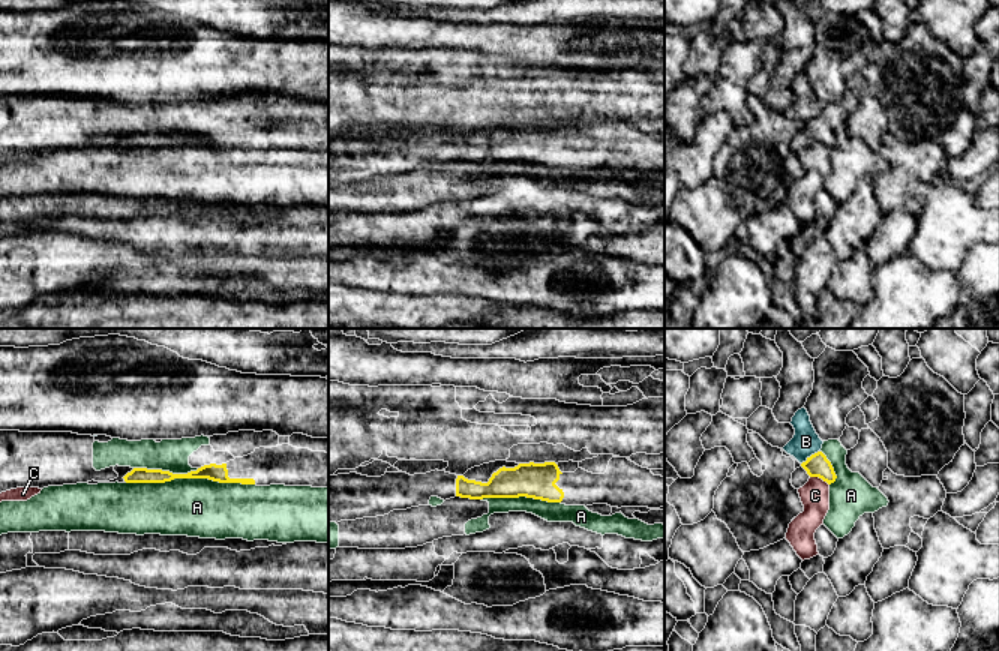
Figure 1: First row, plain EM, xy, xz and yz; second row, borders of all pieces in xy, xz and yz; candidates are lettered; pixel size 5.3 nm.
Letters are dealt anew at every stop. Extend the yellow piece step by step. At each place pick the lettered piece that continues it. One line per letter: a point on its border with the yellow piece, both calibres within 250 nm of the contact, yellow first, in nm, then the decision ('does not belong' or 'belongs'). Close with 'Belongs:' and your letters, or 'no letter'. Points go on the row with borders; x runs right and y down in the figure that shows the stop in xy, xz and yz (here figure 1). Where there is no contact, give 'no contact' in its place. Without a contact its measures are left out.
A: xy (191, 477) | 100/320 nm | does not belong
B: yz (812, 455) | 120/150 nm | does not belong
C: yz (819, 477) | 120/160 nm | does not belong
Belongs: no letter

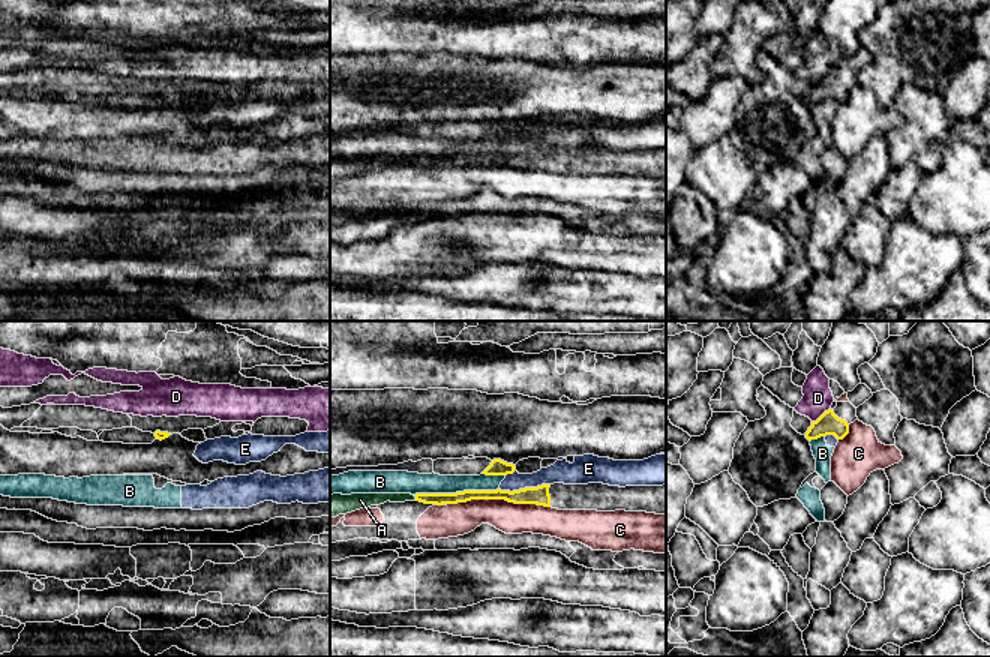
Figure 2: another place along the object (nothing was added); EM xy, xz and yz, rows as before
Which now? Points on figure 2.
A: xz (416, 498) | 60/70 nm | belongs
B: xz (456, 492) | 60/120 nm | does not belong
C: xz (498, 498) | 100/170 nm | does not belong
D: yz (822, 414) | 120/160 nm | does not belong
E: xz (525, 488) | 100/120 nm | does not belong
Belongs: A

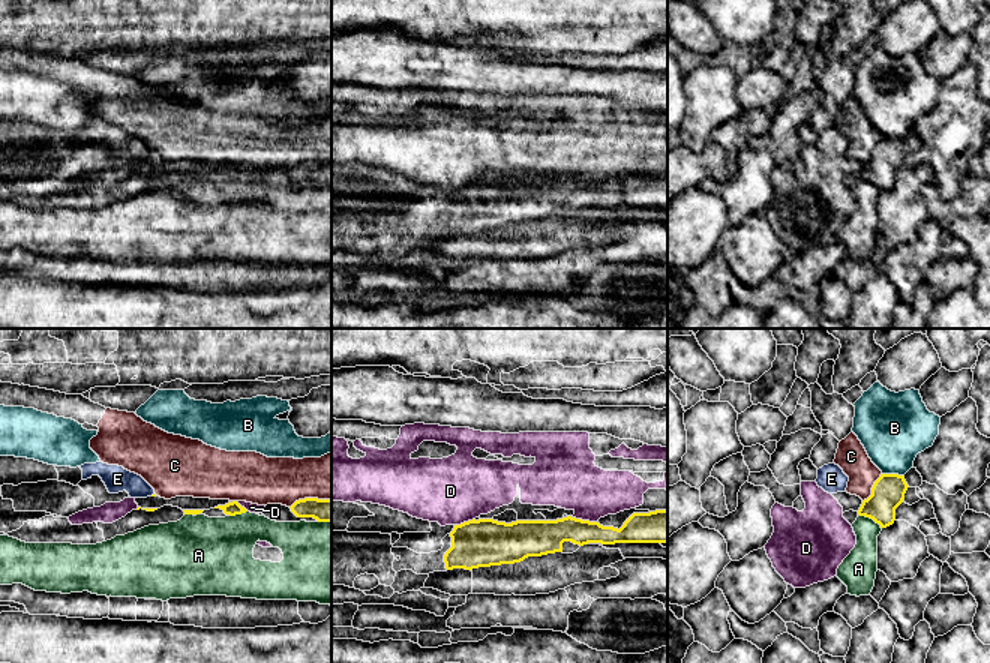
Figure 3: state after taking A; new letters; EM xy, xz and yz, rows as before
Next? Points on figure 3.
A: yz (870, 518) | 180/170 nm | does not belong
B: yz (893, 474) | 180/380 nm | does not belong
C: yz (872, 488) | 180/170 nm | does not belong
D: xz (585, 521) | 190/320 nm | does not belong
E: xy (152, 495) | 20/140 nm | does not belong
Belongs: no letter

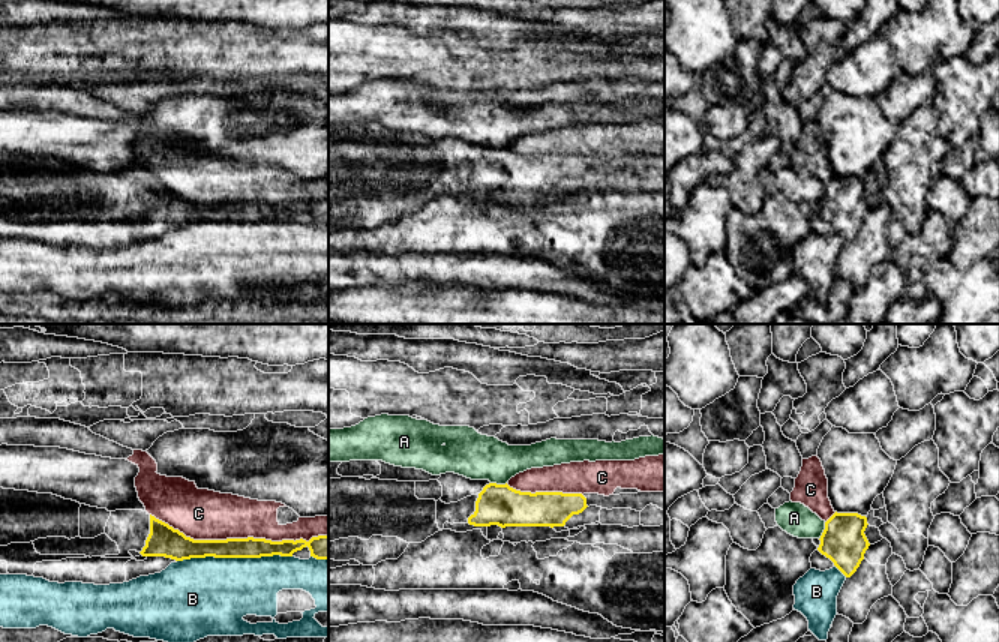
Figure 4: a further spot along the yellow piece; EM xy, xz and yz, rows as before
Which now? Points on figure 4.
A: yz (824, 531) | 240/170 nm | does not belong
B: xy (234, 557) | 110/420 nm | does not belong
C: xy (239, 539) | 110/280 nm | does not belong
Belongs: no letter

